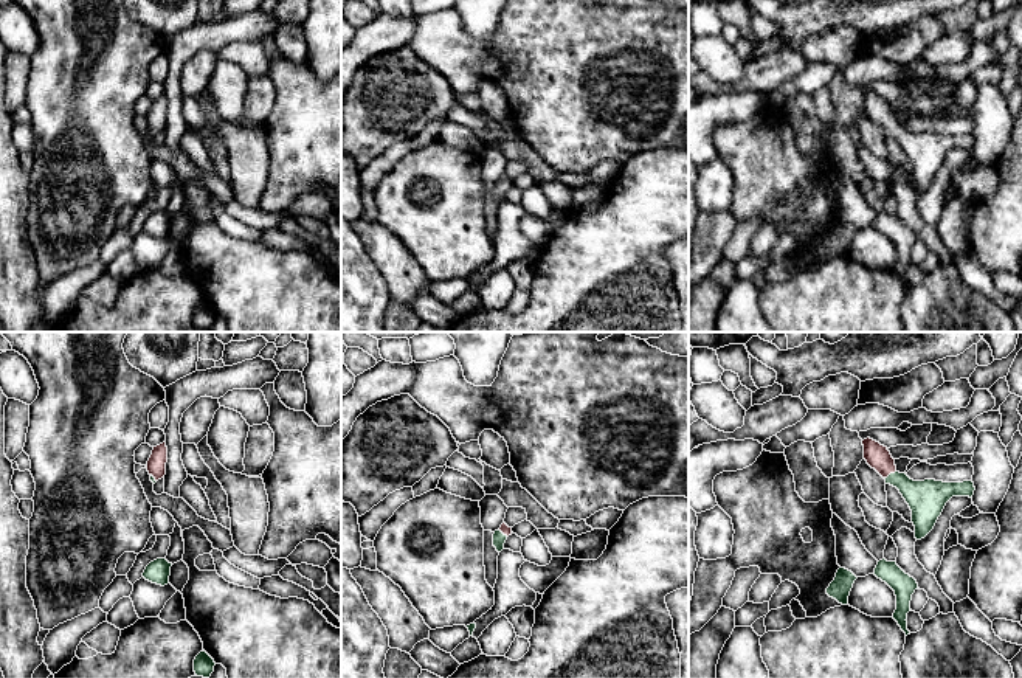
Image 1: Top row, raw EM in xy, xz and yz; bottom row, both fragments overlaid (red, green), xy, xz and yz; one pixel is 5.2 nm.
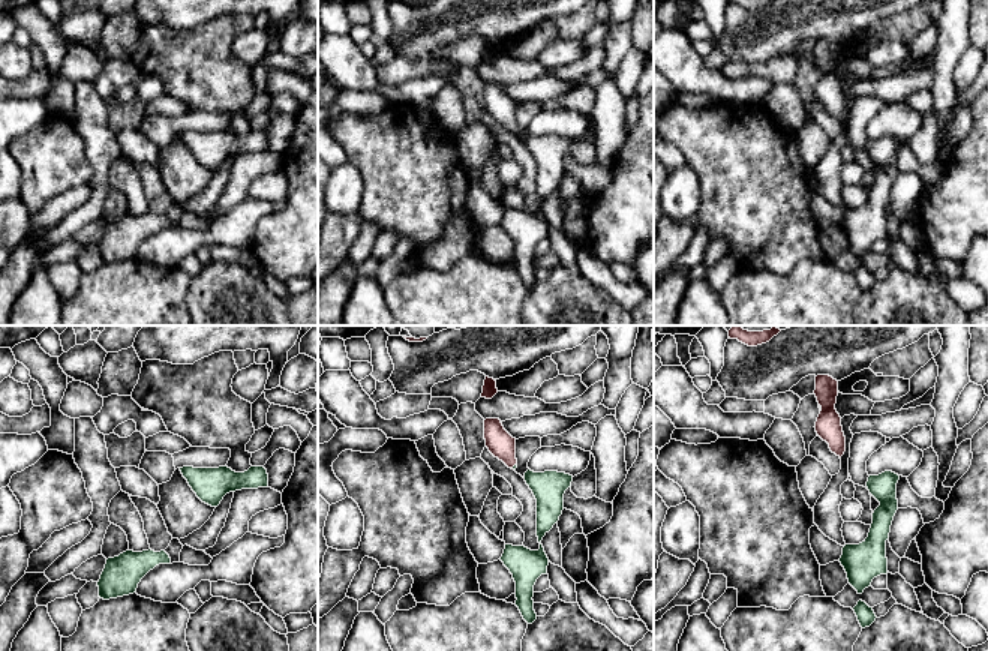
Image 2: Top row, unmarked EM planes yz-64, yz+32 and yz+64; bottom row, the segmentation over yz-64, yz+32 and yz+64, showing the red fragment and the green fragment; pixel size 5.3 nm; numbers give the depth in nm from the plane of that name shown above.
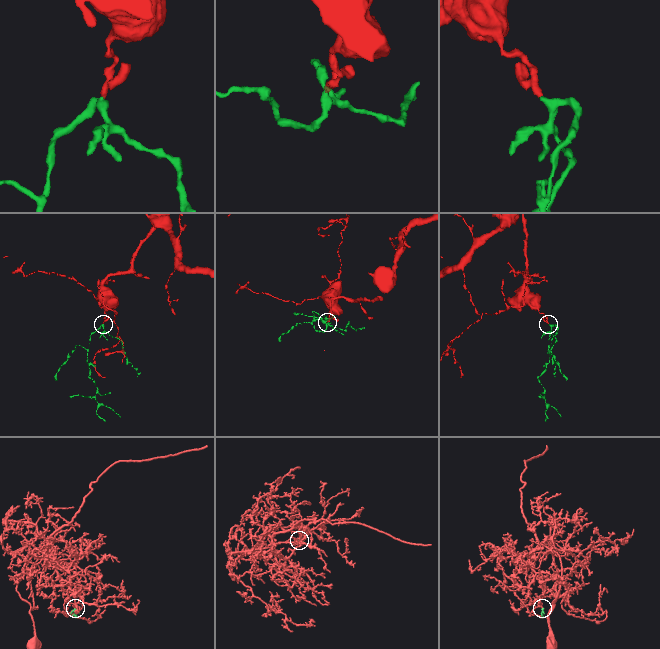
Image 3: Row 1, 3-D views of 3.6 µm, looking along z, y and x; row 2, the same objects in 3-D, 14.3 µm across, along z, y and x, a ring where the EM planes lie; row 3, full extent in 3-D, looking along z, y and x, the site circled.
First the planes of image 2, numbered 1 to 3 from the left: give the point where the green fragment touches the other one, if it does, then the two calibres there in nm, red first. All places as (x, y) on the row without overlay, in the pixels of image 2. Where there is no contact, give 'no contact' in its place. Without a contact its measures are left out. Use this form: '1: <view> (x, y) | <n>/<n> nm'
1: no contact
2: yz+32 (513, 129) | 150/20 nm
3: no contact

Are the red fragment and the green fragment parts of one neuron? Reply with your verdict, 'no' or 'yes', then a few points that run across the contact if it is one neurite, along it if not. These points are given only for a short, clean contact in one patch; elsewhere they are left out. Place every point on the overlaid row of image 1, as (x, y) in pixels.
yes | yz (878, 456), (889, 473), (926, 498)

